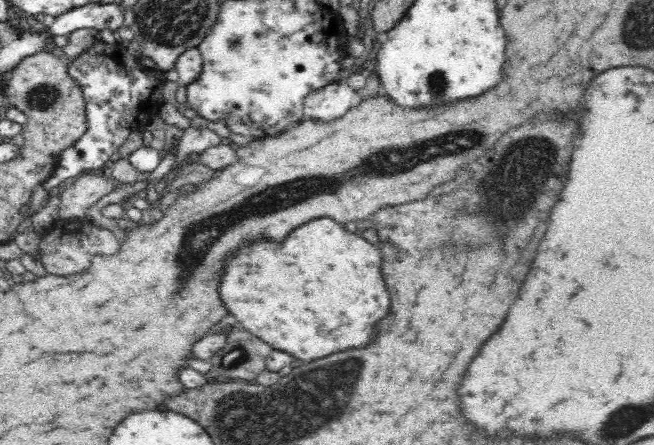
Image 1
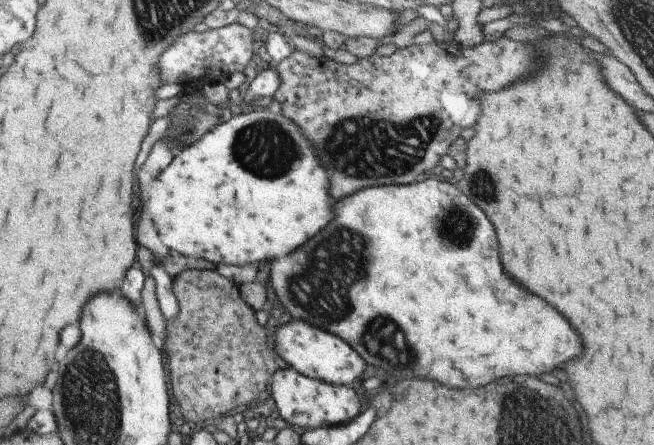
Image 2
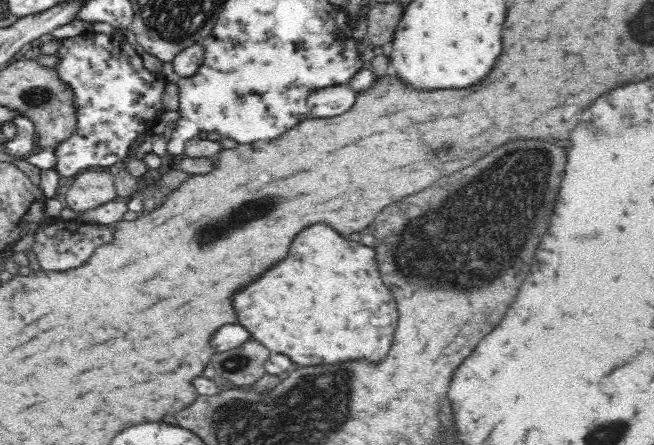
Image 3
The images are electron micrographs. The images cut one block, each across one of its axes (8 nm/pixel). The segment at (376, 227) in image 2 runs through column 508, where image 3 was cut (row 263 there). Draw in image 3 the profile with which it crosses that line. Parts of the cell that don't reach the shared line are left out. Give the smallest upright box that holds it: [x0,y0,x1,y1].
[232,222,396,366]

